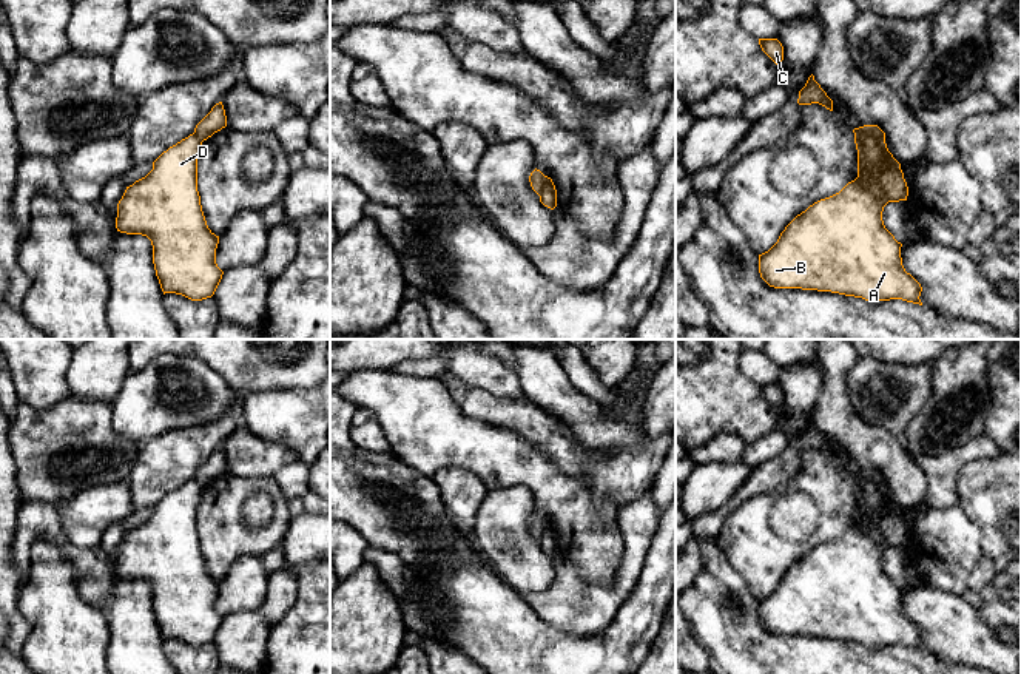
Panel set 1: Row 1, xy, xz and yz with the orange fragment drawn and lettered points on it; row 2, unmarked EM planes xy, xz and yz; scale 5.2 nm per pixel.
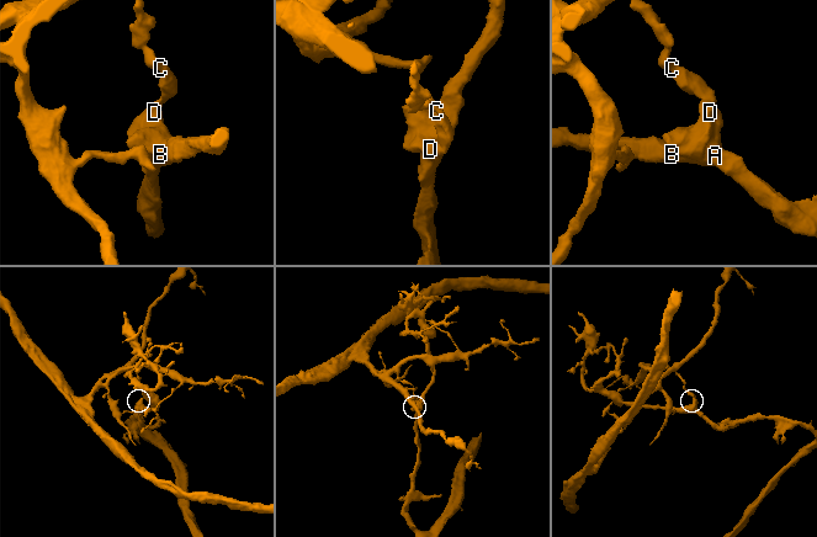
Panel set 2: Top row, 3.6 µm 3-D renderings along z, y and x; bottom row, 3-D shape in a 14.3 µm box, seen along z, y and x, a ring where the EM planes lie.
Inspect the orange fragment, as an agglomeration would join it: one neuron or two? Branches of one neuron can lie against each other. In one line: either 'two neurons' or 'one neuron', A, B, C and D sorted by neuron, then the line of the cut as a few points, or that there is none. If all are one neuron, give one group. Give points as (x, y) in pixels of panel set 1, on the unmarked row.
two neurons; groups A B D / C; cut yz (855, 478), (864, 478), (884, 488)

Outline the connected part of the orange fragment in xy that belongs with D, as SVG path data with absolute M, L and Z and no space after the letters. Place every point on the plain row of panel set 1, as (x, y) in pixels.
M190 480L163 497L153 515L126 532L116 574L151 586L160 634L191 646L211 643L224 617L216 609L219 581L207 571L197 537L202 486Z

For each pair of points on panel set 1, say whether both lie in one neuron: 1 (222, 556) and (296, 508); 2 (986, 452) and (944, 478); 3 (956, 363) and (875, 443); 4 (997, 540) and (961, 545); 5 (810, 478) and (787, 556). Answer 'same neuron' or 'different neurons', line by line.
1: different neurons
2: same neuron
3: different neurons
4: different neurons
5: same neuron

